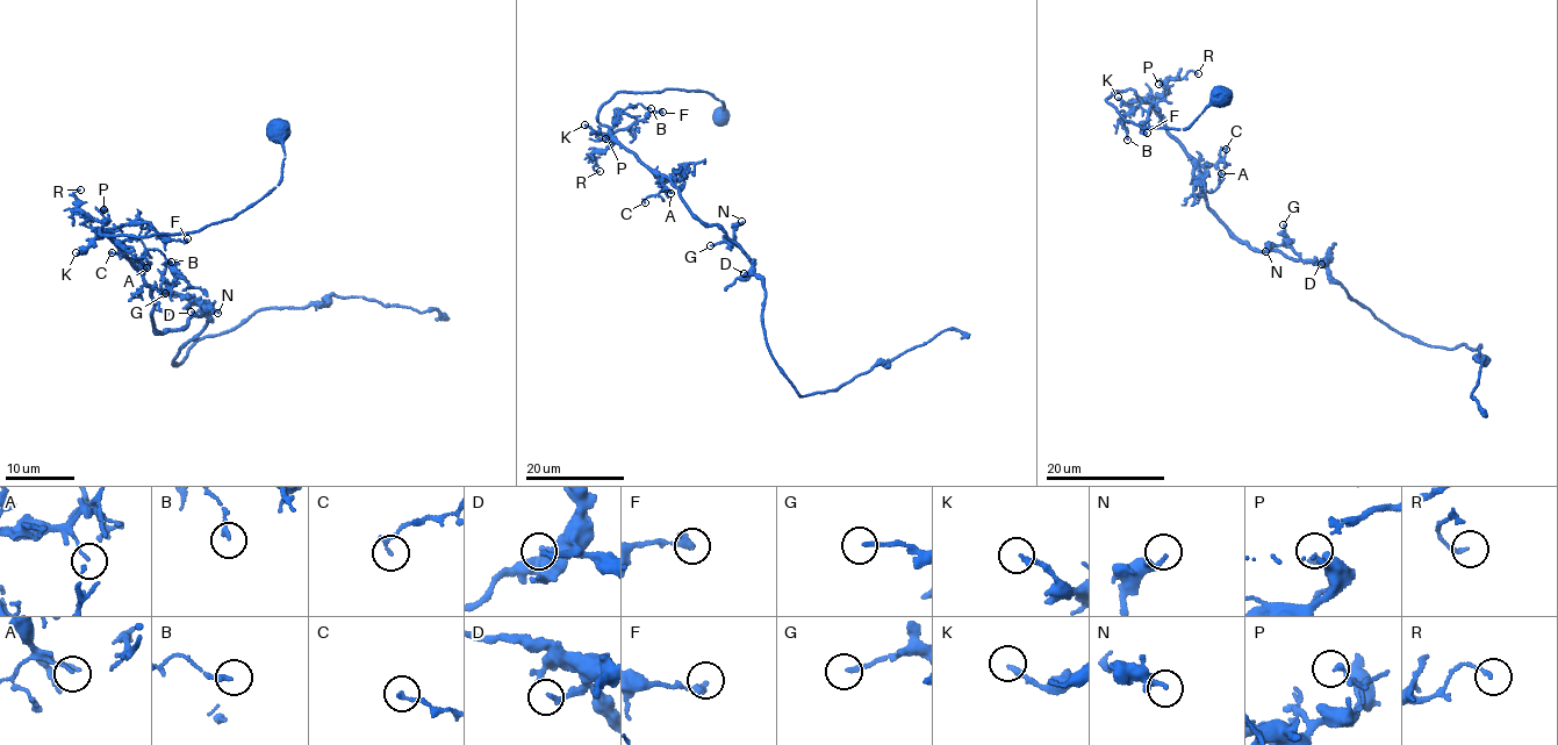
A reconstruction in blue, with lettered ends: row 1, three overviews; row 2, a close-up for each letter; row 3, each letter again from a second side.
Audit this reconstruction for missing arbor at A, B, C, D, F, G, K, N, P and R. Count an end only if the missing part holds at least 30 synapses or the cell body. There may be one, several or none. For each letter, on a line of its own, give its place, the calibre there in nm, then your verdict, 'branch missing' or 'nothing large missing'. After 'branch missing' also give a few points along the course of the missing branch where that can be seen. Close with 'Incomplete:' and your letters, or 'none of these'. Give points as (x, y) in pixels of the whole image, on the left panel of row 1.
A: at (146, 267); 70 nm thick; nothing large missing
B: at (171, 262); 200 nm thick; nothing large missing
C: at (112, 252); 160 nm thick; nothing large missing
D: at (191, 312); 170 nm thick; nothing large missing
F: at (187, 238); 280 nm thick; nothing large missing
G: at (165, 293); 160 nm thick; nothing large missing
K: at (76, 252); 220 nm thick; nothing large missing
N: at (217, 313); 240 nm thick; nothing large missing
P: at (103, 209); 220 nm thick; nothing large missing
R: at (80, 190); 140 nm thick; nothing large missing
Incomplete: none of these

